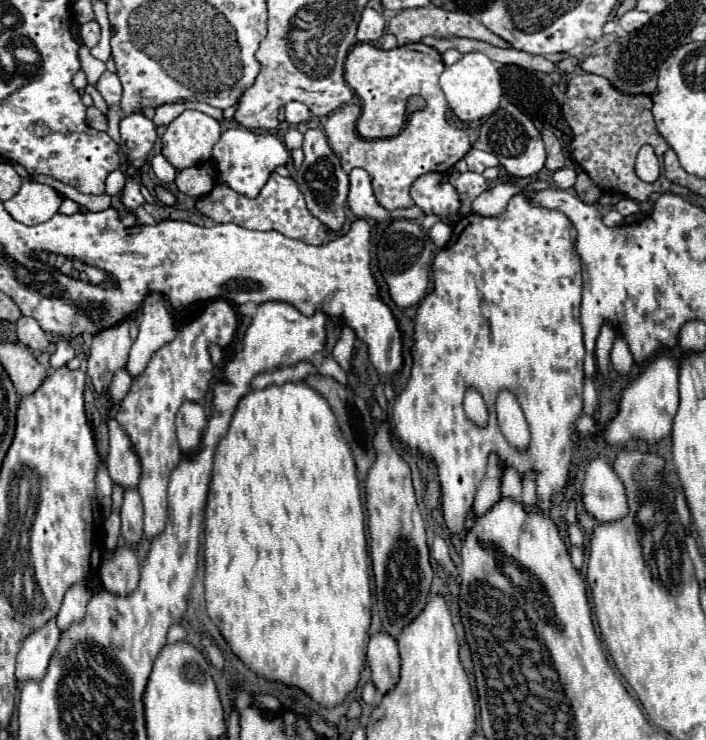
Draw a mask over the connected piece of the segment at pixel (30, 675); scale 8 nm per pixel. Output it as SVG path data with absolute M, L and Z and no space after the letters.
M49 620L43 628L29 634L17 654L17 684L25 684L27 680L41 680L45 676L49 658L57 648L61 632L55 626L55 620Z

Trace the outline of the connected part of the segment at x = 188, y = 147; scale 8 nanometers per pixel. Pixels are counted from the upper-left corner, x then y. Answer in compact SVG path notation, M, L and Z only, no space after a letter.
M185 110L161 136L163 156L175 170L201 166L211 158L211 150L219 138L221 126L215 118L197 110Z

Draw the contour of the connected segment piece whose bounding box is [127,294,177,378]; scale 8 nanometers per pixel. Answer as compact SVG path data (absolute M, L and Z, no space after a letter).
M159 294L147 296L143 314L137 320L137 324L139 324L139 336L135 338L127 360L127 372L131 378L143 374L153 352L177 336L177 326L173 322L173 316L169 314L167 304Z

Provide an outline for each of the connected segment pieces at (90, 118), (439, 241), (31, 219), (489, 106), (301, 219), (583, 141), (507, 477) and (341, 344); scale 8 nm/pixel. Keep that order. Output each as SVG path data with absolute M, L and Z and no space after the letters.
M89 106L89 108L87 108L87 122L89 122L89 126L93 126L95 130L105 130L105 128L107 128L107 118L105 118L95 106Z
M437 222L437 224L429 230L429 238L433 240L433 244L435 244L437 248L445 248L447 242L449 242L449 238L451 238L451 226L447 226L447 224L443 224L443 222Z
M23 182L21 190L11 200L3 202L3 206L17 222L31 226L57 214L61 202L63 198L55 188L37 182Z
M469 52L459 62L455 62L453 66L447 66L439 78L439 84L441 84L441 90L445 92L445 98L451 106L451 110L463 122L473 122L473 120L479 120L483 116L493 114L499 108L499 100L503 94L497 68L481 52Z
M277 172L269 176L269 182L261 188L257 198L245 198L235 190L229 190L229 186L215 184L215 188L209 194L197 198L195 208L217 224L235 222L243 228L275 228L287 238L295 238L313 246L321 246L327 240L327 228L307 210L305 198L299 192L297 182L293 178L283 178Z
M595 74L573 76L565 92L557 92L557 86L553 86L553 94L557 102L563 106L565 120L569 122L575 134L571 142L573 148L571 154L601 190L617 190L617 194L625 194L639 202L645 202L653 192L655 194L673 192L679 196L685 196L689 192L687 188L669 182L663 174L653 184L643 182L635 174L635 158L641 146L651 144L660 163L663 163L663 154L667 151L667 142L665 138L661 138L653 122L653 114L651 114L653 102L649 96L643 94L625 96L619 90L615 90L607 78Z
M507 468L503 474L501 482L501 496L503 498L513 498L515 502L521 500L521 478L513 468Z
M343 326L341 338L337 340L333 348L333 360L343 368L349 370L351 366L351 352L353 352L353 342L355 342L355 332L349 326Z

